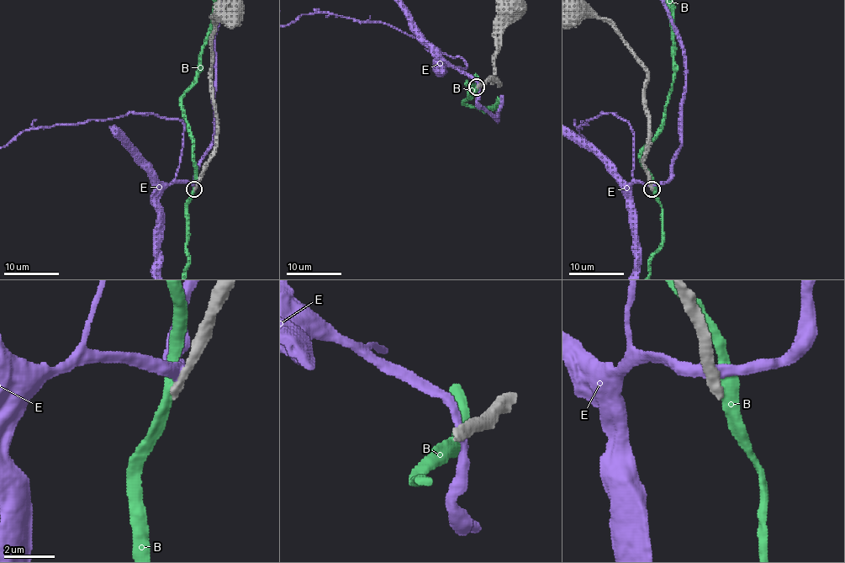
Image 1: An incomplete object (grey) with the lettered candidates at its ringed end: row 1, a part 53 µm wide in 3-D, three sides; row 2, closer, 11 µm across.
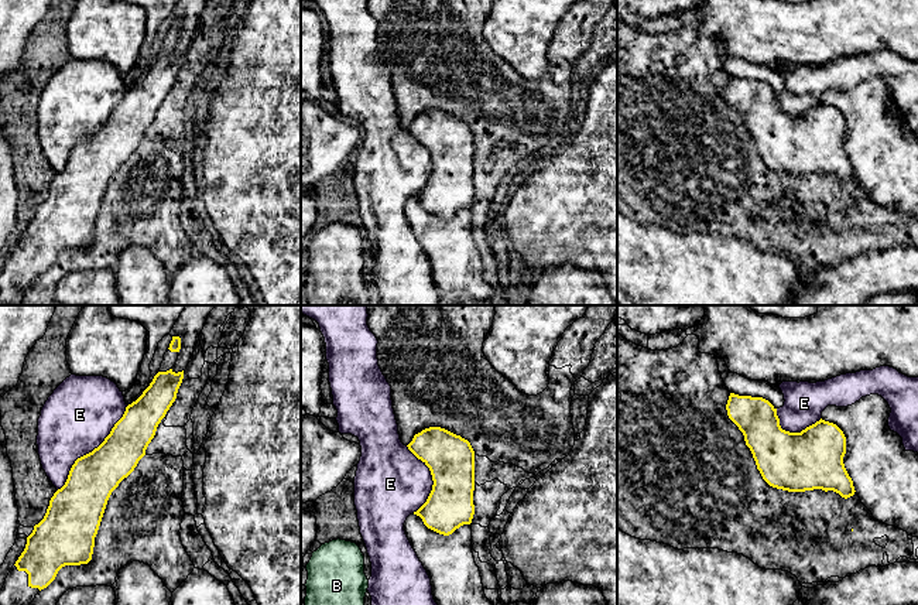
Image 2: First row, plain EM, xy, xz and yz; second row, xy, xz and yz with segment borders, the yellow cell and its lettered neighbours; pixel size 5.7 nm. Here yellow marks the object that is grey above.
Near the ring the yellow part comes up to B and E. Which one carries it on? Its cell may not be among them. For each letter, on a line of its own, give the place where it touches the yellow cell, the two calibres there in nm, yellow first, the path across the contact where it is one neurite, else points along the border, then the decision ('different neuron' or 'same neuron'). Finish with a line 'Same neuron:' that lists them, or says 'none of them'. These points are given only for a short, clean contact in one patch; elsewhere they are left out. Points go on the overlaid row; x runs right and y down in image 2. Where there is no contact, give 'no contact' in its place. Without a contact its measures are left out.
B: no contact | different neuron
E: xy (92, 451) | 280/400 nm | different neuron
Same neuron: none of them

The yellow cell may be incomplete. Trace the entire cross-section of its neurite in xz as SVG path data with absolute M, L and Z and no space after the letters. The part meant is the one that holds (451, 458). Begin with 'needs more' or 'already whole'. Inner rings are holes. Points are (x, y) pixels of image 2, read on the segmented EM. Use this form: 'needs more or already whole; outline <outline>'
already whole; outline M429 427L415 434L407 447L429 468L434 481L427 502L414 515L419 516L428 529L443 536L470 524L475 515L475 451L470 442L445 428Z

